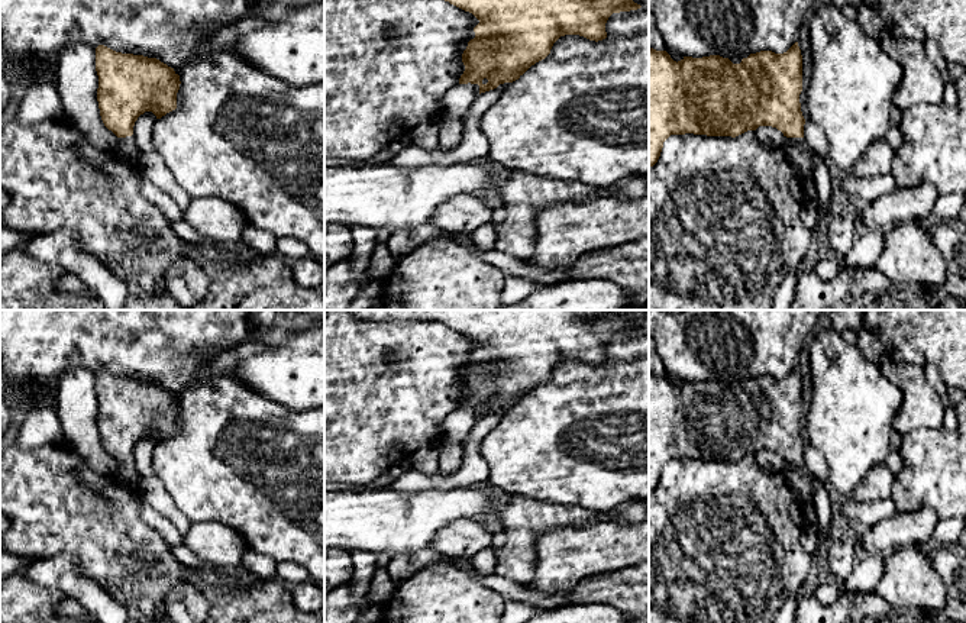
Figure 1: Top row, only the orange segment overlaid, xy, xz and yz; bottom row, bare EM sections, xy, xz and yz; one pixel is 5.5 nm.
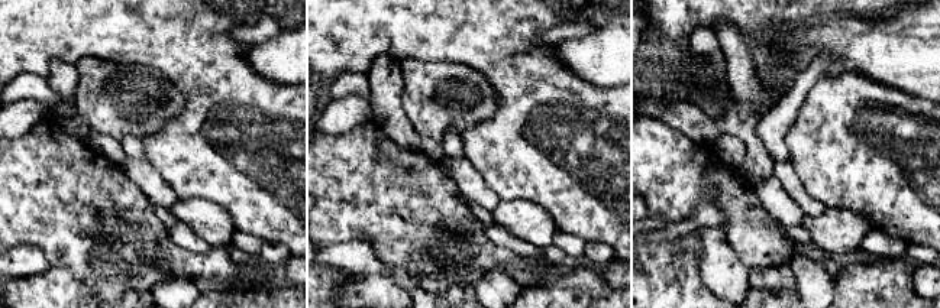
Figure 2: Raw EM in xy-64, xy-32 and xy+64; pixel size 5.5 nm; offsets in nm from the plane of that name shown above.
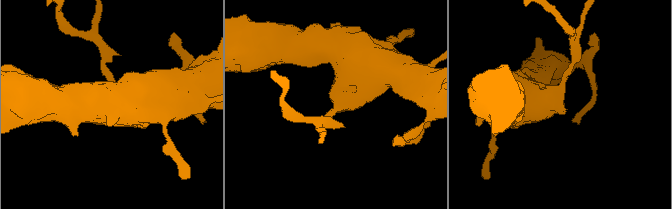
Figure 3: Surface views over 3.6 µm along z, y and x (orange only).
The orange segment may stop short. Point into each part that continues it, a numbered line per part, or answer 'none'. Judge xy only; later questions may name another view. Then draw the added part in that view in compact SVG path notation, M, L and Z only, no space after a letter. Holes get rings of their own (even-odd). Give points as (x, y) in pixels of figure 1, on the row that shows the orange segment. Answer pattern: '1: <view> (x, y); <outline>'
1: xy (128, 148); M135 136L117 138L119 146L116 151L120 152L120 156L126 161L132 161L136 164L136 158L139 156L139 151L136 148Z

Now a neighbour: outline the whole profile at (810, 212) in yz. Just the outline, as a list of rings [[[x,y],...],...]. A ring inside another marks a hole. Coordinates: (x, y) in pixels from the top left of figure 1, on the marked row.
[[[805,201],[801,210],[801,219],[804,226],[808,229],[814,229],[817,226],[817,217],[818,217],[818,204]]]

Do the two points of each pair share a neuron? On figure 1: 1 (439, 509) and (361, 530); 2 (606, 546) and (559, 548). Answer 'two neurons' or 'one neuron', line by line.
1: one neuron
2: one neuron

